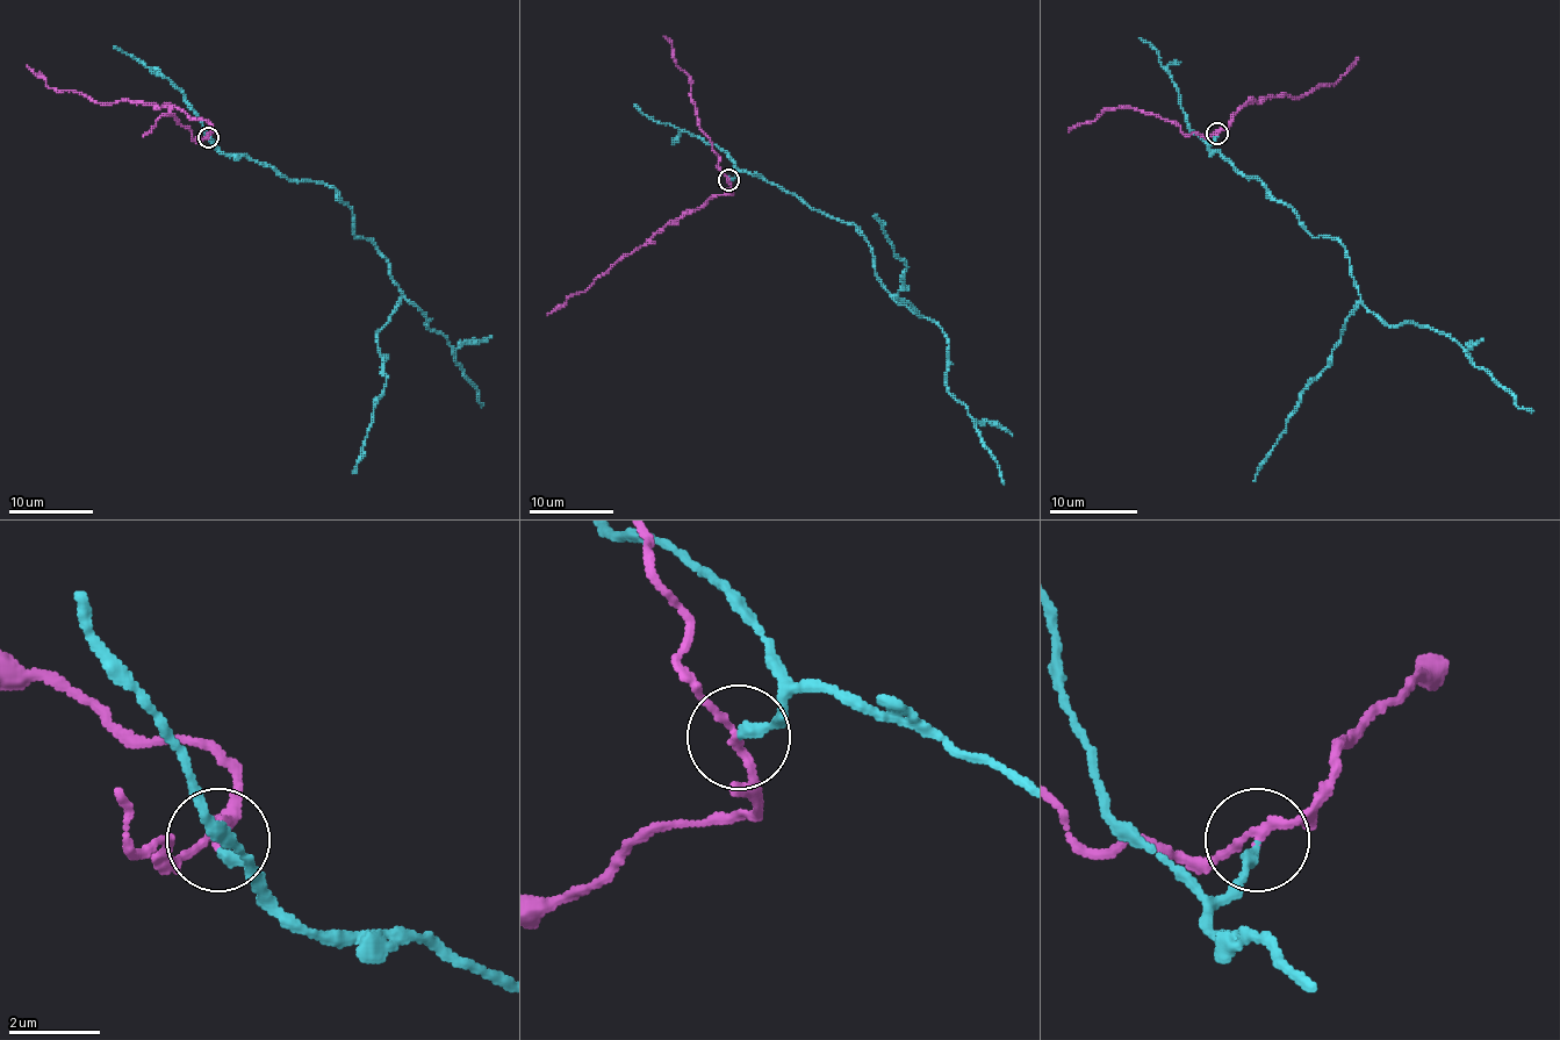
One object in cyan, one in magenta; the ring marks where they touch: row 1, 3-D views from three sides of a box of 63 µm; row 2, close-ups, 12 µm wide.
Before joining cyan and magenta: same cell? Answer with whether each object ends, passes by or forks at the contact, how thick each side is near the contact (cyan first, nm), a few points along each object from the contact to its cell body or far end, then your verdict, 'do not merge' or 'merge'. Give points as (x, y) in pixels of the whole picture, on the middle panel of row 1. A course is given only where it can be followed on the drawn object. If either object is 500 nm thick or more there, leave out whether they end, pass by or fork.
cyan ends; magenta passes by; calibres 240 and 170 nm; course cyan (728, 180), (750, 172), (856, 227), (872, 252), (883, 288), (942, 330), (949, 392), (968, 410), (1004, 485); course magenta (728, 180), (731, 193), (712, 195), (695, 209), (670, 220), (583, 292), (570, 294), (547, 315); do not merge

